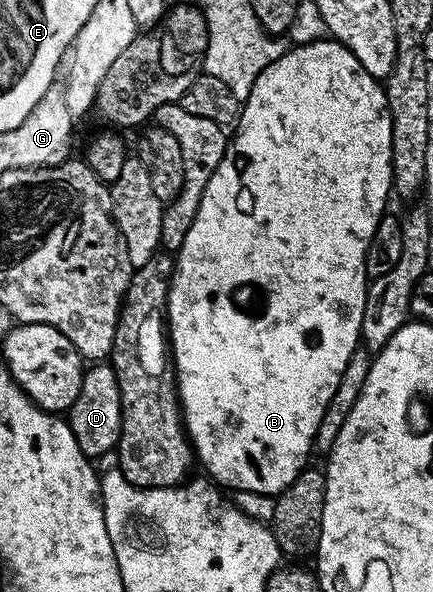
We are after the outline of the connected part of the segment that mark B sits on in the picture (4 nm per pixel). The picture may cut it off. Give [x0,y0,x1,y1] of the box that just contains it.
[165,39,394,497]

